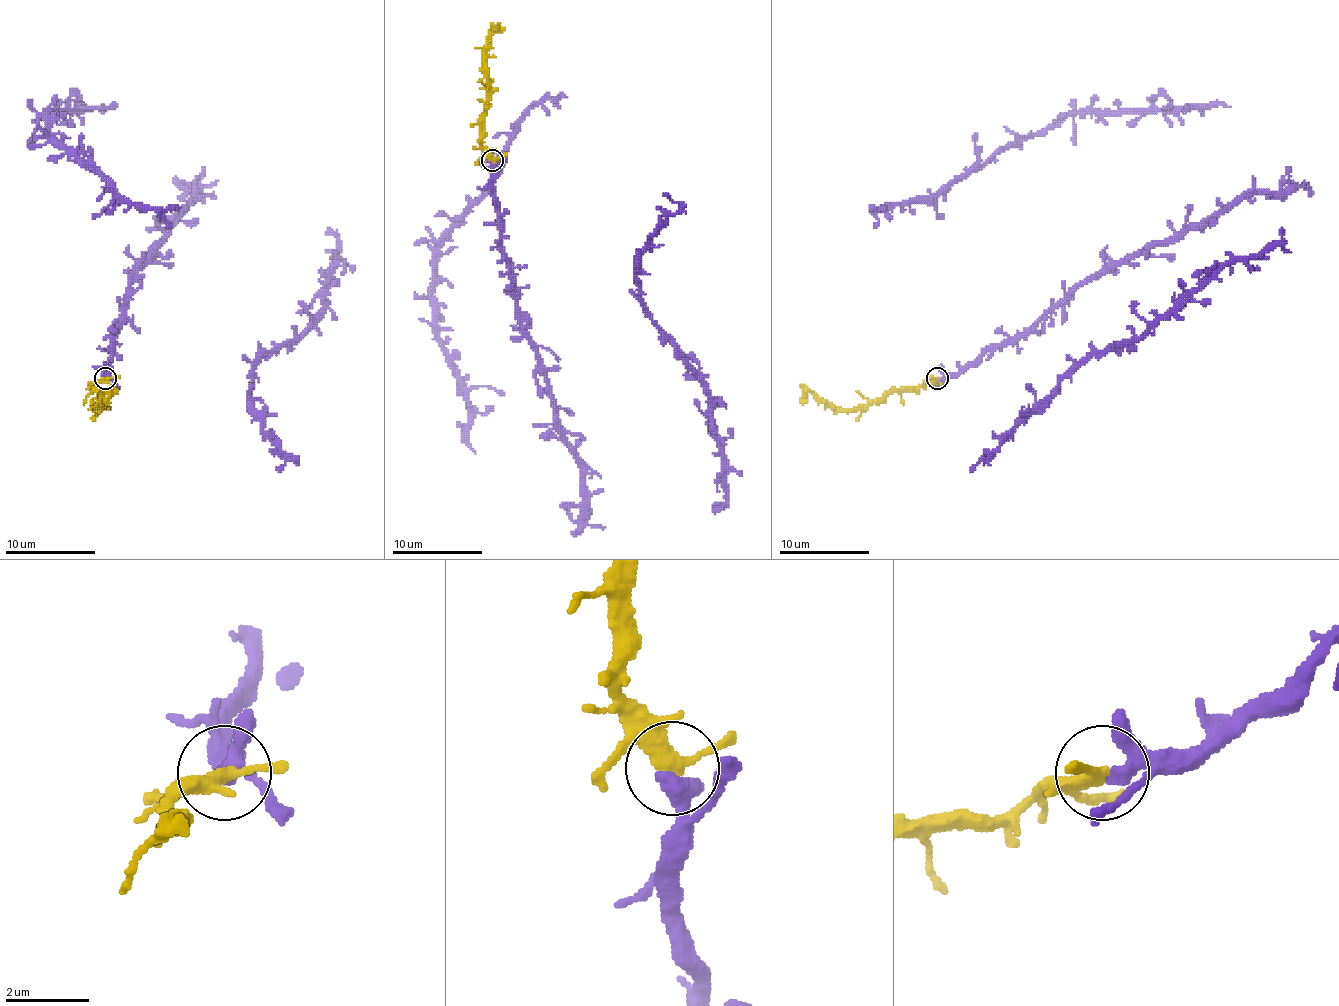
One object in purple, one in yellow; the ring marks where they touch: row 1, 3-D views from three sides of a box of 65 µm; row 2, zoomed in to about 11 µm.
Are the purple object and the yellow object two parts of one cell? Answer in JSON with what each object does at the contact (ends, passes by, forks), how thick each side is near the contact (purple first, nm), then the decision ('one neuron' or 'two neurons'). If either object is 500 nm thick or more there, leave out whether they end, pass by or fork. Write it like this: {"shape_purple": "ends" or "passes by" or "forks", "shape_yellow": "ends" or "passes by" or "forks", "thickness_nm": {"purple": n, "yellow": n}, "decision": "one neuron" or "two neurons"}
{"shape_purple": "passes by", "shape_yellow": "passes by", "thickness_nm": {"purple": 320, "yellow": 320}, "decision": "one neuron"}

